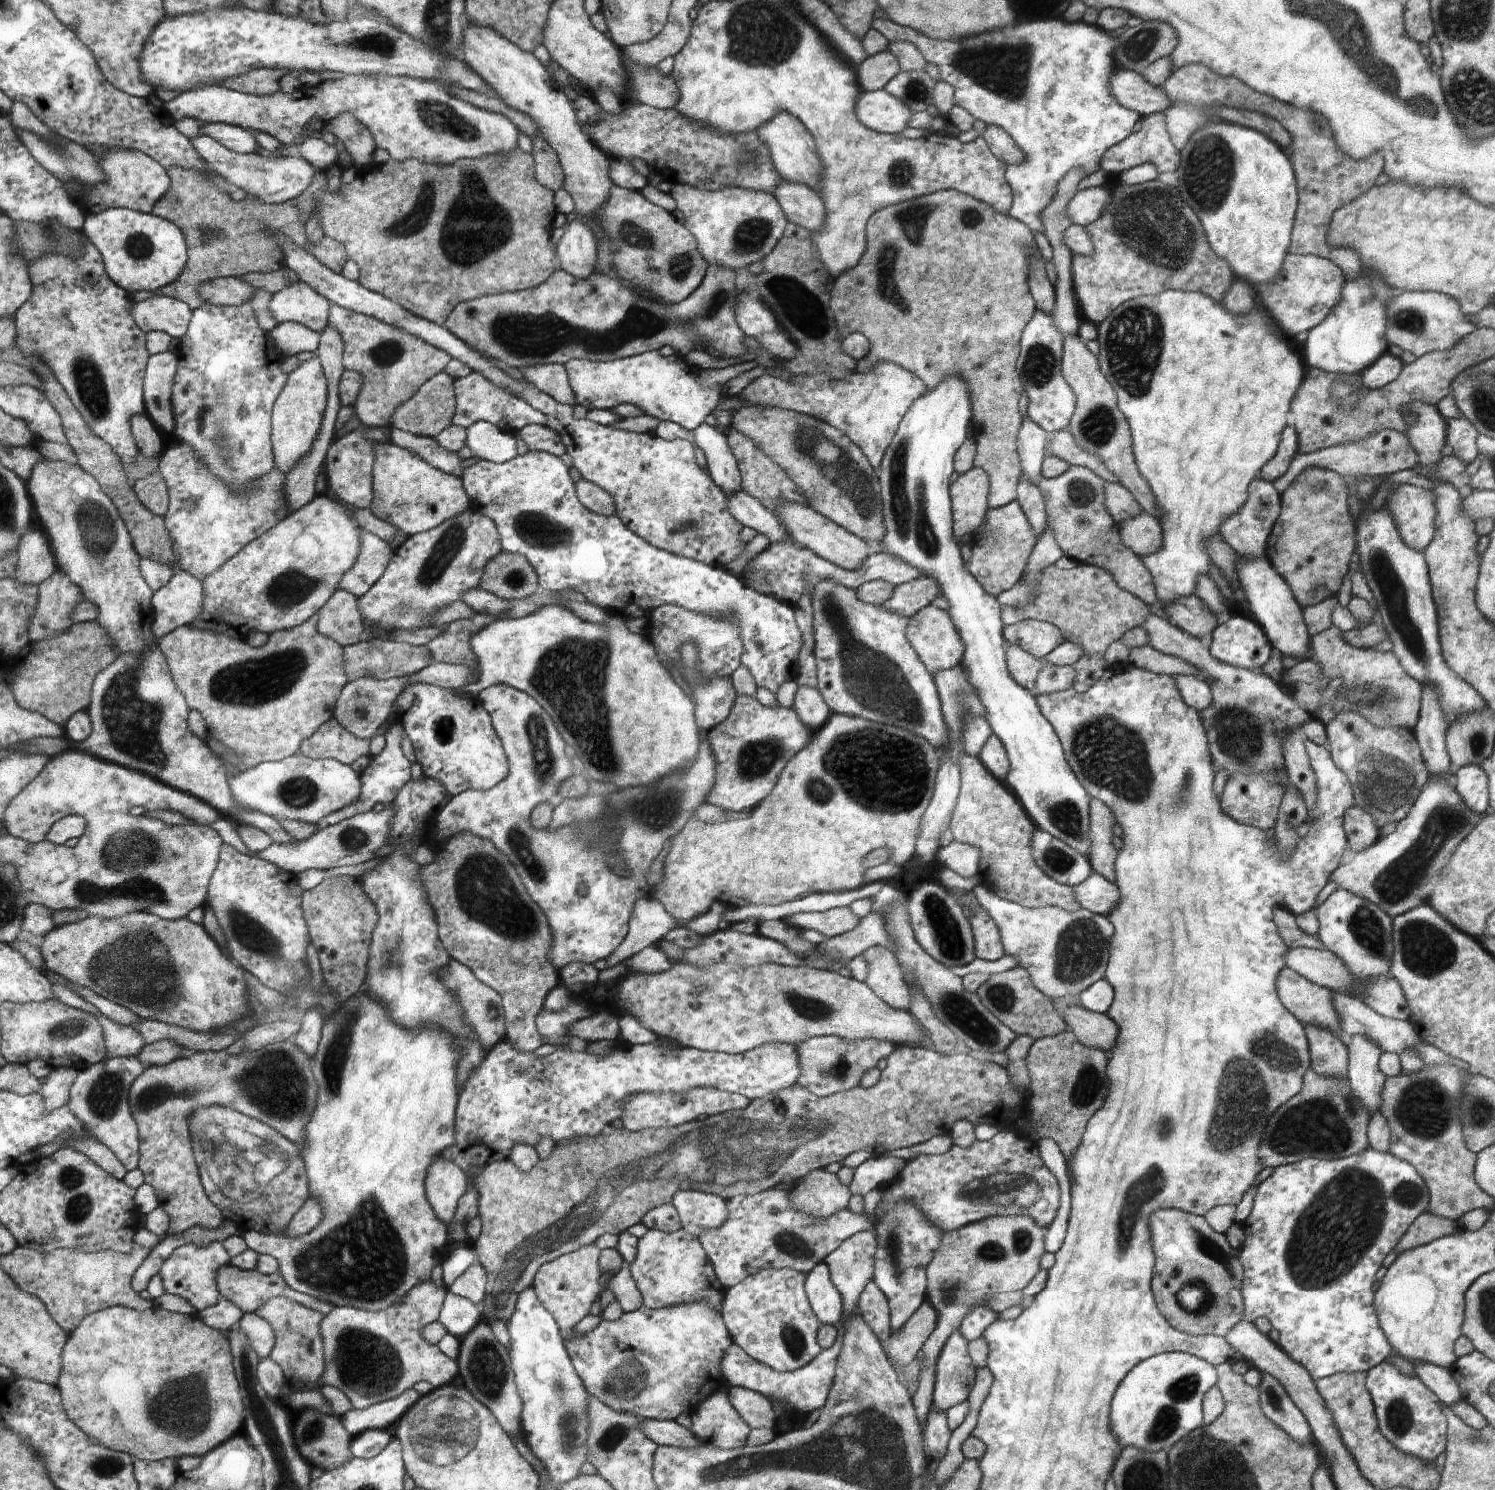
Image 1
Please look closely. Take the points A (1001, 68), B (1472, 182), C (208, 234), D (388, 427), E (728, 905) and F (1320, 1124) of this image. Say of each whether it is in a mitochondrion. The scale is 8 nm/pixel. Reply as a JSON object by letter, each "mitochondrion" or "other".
{"A":"mitochondrion","B":"other","C":"mitochondrion","D":"other","E":"other","F":"mitochondrion"}

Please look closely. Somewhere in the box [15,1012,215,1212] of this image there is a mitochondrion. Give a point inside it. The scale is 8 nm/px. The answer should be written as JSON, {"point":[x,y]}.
{"point":[105,1098]}

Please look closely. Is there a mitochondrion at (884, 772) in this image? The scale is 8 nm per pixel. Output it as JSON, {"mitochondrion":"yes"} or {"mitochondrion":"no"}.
{"mitochondrion":"yes"}

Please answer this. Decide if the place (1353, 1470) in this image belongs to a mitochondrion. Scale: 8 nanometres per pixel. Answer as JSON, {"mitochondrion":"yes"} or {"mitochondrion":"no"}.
{"mitochondrion":"no"}

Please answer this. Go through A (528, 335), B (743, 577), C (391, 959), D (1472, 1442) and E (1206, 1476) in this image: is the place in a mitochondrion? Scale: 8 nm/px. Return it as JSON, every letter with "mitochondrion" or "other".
{"A":"mitochondrion","B":"other","C":"mitochondrion","D":"mitochondrion","E":"mitochondrion"}

